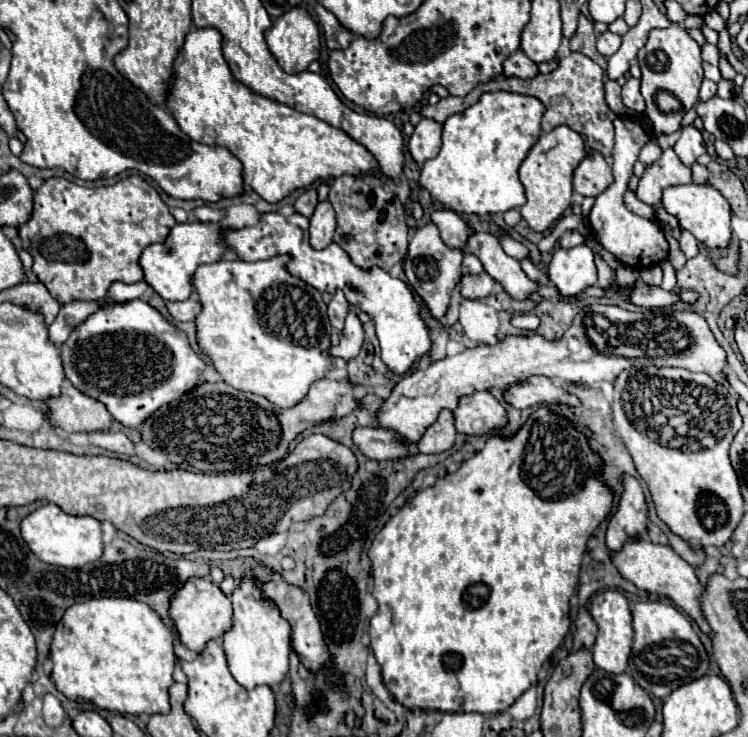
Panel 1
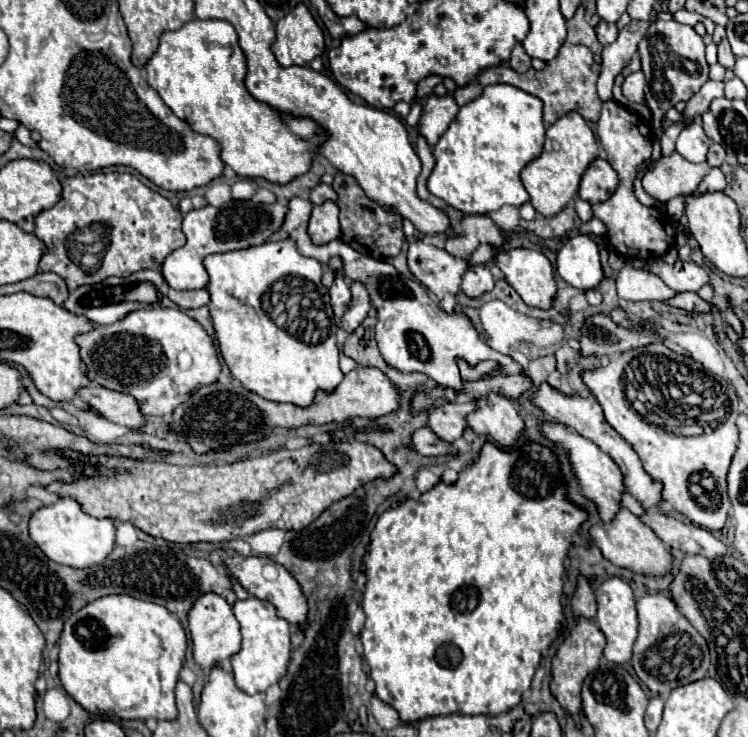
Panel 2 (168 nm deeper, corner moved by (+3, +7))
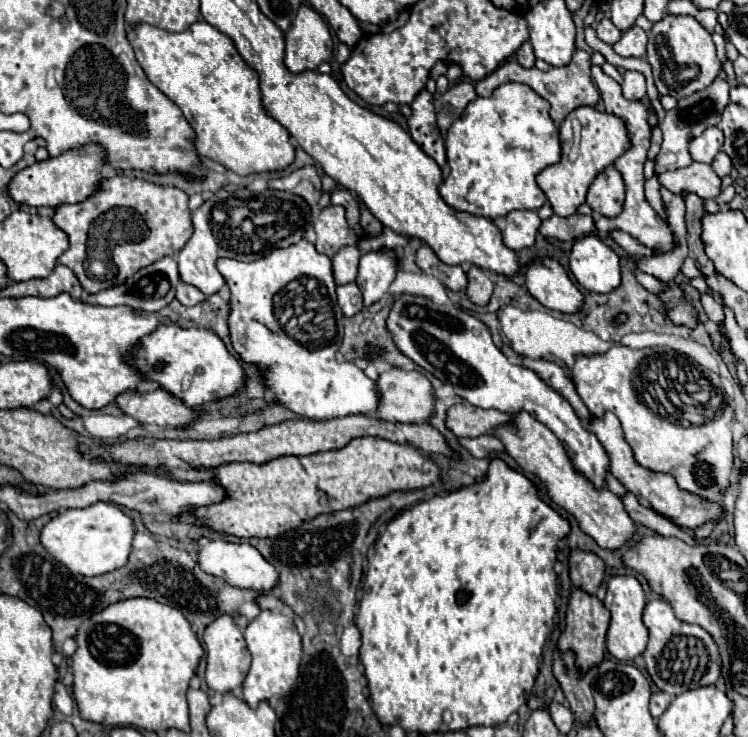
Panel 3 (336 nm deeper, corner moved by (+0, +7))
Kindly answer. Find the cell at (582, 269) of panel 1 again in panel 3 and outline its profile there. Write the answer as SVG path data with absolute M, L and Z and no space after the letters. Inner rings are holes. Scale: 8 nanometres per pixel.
M597 236L579 238L569 254L569 270L587 292L611 292L621 284L619 256Z

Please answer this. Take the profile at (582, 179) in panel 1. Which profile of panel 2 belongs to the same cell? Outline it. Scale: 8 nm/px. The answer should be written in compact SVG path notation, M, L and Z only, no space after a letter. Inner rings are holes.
M598 158L594 160L594 164L590 164L586 176L582 176L578 196L590 204L598 204L608 200L616 186L618 186L616 170L606 160Z

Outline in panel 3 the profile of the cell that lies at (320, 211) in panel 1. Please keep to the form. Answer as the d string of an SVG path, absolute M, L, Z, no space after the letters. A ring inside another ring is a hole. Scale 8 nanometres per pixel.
M333 204L323 208L321 214L317 216L315 232L317 232L315 248L325 256L333 256L339 252L339 248L355 246L359 242L357 234L349 228L345 220L345 208Z

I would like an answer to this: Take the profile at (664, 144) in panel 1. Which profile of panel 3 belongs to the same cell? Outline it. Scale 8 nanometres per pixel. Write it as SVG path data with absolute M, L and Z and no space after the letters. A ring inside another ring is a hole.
M717 78L711 86L707 86L705 90L689 96L689 98L683 98L677 102L677 106L673 110L667 112L665 120L659 124L661 132L663 132L663 144L661 144L661 150L659 154L675 154L675 162L673 164L659 164L657 166L657 172L665 172L665 170L675 170L675 168L681 168L681 166L689 166L693 160L687 152L687 144L691 138L699 136L705 128L709 126L715 126L721 118L721 112L723 108L729 104L729 84L721 78Z

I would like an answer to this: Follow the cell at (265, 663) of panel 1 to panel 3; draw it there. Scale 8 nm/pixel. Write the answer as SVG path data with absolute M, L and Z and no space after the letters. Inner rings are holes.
M261 610L253 620L249 620L245 628L245 640L253 660L243 680L243 700L255 708L261 700L269 700L275 694L285 694L291 690L293 682L299 676L301 636L289 616L271 610Z

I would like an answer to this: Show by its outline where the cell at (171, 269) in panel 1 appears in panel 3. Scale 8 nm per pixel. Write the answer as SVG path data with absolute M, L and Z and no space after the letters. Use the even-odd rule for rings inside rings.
M237 188L235 192L225 192L225 190L215 192L207 202L203 202L193 212L191 220L195 228L193 236L177 256L179 276L183 282L193 284L203 294L211 296L219 292L219 288L223 286L223 280L219 280L219 270L215 268L217 256L249 262L269 254L275 248L285 248L299 242L305 228L309 226L311 208L303 202L303 198L291 192L265 190L253 194L247 192L245 188ZM265 214L271 214L271 218L267 218L267 222L263 224L257 224L255 218Z

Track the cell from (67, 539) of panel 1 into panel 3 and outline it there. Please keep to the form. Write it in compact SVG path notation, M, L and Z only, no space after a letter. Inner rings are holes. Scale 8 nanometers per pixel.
M109 502L91 504L89 508L69 508L51 518L41 530L43 548L65 568L83 576L99 576L121 568L131 552L135 534L133 520Z

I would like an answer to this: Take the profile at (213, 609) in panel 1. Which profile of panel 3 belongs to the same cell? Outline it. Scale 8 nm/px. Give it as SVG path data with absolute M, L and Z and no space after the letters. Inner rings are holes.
M221 614L217 616L217 620L213 620L205 632L203 632L203 644L205 644L205 652L207 652L207 668L205 668L205 678L211 690L215 692L229 692L229 690L239 690L249 664L251 664L251 656L243 638L243 632L239 630L239 626L233 622L233 618L229 614Z

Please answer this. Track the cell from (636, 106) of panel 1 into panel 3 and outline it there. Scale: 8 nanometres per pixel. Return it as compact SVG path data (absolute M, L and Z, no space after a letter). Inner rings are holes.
M625 72L621 86L623 86L623 96L627 100L645 98L645 76L641 72Z

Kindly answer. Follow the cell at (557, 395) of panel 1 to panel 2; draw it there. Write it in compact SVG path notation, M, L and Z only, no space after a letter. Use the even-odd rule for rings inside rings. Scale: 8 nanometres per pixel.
M542 384L534 392L534 404L538 408L542 408L546 416L566 424L568 428L574 428L578 434L586 436L588 440L594 440L594 444L598 444L598 448L602 448L602 452L606 452L618 464L618 468L624 476L626 492L632 494L644 506L644 510L660 506L660 502L662 502L662 482L656 482L652 476L648 476L648 472L642 468L642 462L640 462L638 454L634 452L634 448L606 422L606 418L602 416L602 408L600 408L598 400L594 400L594 396L588 396L588 398L570 396L570 398L566 398L558 390L550 388L548 384Z

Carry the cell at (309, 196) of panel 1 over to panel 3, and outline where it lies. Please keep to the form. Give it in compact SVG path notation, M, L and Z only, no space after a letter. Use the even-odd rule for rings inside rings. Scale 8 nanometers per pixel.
M339 188L339 190L335 190L331 194L331 204L341 204L347 210L351 228L357 232L357 236L361 236L361 228L359 228L359 204L357 204L355 194L345 190L345 188Z

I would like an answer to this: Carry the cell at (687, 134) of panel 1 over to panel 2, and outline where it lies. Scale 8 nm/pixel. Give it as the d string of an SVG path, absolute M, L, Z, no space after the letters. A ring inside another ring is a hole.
M700 122L690 124L686 130L680 132L676 140L676 152L684 156L688 162L706 162L710 138L702 130Z

